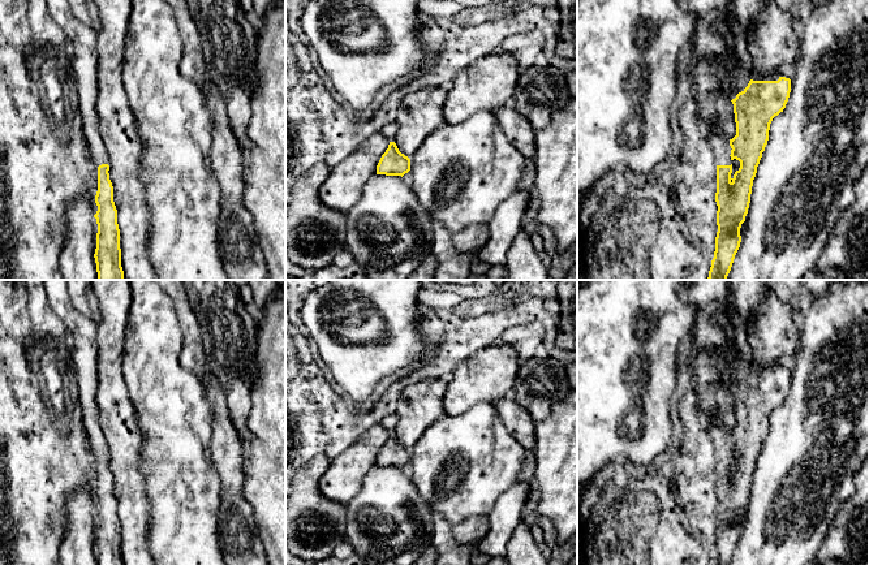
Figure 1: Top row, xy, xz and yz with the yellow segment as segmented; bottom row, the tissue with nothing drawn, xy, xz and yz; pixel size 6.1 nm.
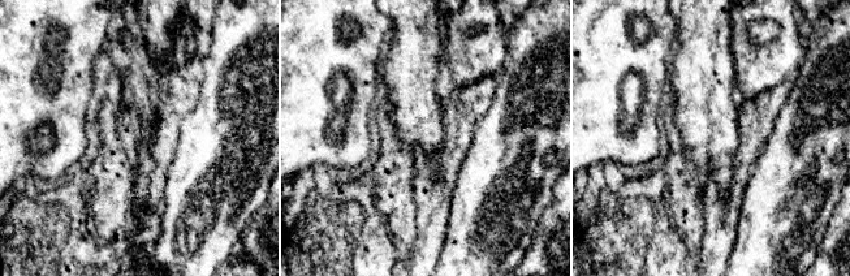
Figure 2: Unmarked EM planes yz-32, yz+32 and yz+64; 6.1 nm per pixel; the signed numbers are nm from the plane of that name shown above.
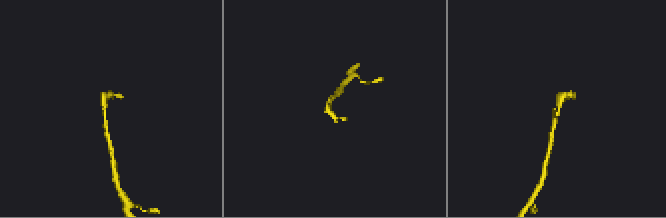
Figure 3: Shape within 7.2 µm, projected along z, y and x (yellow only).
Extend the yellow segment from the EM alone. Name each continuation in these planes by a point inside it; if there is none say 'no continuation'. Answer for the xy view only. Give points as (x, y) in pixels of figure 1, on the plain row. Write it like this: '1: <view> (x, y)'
1: xy (81, 330)

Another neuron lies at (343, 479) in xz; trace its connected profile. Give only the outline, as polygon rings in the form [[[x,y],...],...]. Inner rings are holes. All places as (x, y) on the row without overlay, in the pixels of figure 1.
[[[382,424],[373,426],[343,454],[331,460],[321,479],[321,493],[347,505],[361,489],[366,474],[377,466],[377,457],[388,436]]]

